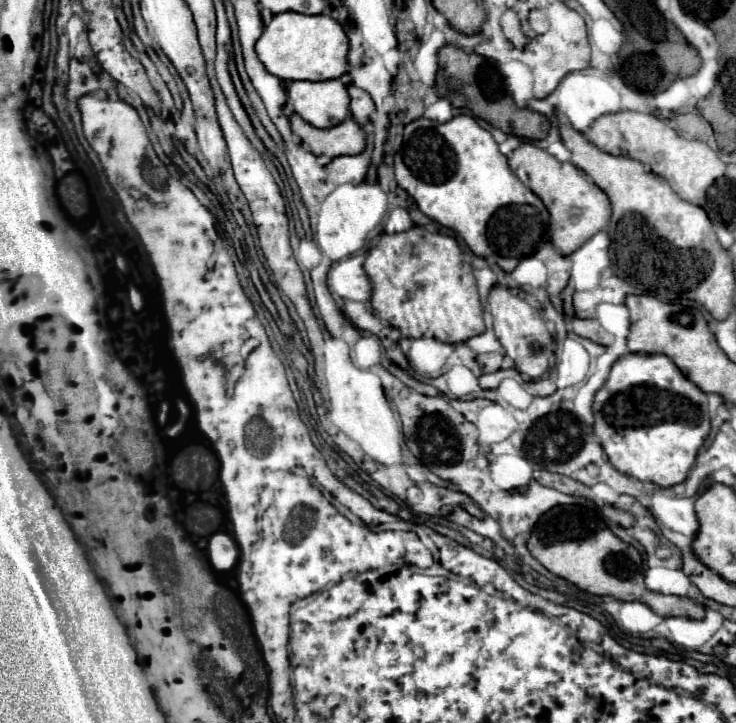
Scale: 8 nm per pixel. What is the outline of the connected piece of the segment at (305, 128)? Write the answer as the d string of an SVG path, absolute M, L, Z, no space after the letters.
M290 116L292 132L316 154L316 156L344 156L344 154L360 154L366 146L366 136L362 128L352 120L346 118L340 126L320 130L312 124L304 122L300 116Z

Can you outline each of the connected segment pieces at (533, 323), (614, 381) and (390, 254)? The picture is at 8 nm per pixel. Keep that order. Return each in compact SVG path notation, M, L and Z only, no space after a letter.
M494 286L490 290L486 310L492 316L492 328L500 344L504 346L506 354L514 360L514 366L518 372L524 376L536 380L548 370L548 358L550 358L550 346L552 346L552 336L546 330L544 320L536 314L536 310L526 304L522 298L512 294L506 286Z
M626 354L620 356L604 382L604 386L594 396L594 434L608 454L614 468L622 474L634 476L642 482L652 482L662 488L670 488L686 480L698 448L710 434L710 410L708 394L692 384L678 366L664 354Z
M414 226L406 232L398 234L382 234L376 248L372 248L366 256L364 270L372 284L370 306L374 314L386 320L390 326L398 328L406 338L436 338L446 344L466 342L472 336L478 336L486 330L484 310L476 290L474 270L464 260L464 254L456 242L456 238L446 234L432 234L422 226Z

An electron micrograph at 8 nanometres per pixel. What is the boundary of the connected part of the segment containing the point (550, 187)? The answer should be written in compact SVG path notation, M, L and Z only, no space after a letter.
M524 142L520 144L512 156L508 156L508 164L512 168L512 172L524 180L524 184L544 202L544 206L550 212L550 236L552 236L552 244L562 252L562 254L572 254L576 248L580 248L588 238L592 238L596 232L600 232L608 220L610 220L610 202L608 196L592 182L588 182L588 178L570 162L558 162L552 154L548 154L546 150L538 148L536 144Z

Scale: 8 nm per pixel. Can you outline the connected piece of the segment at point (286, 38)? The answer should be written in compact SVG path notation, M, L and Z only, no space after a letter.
M296 12L276 14L256 42L256 54L266 70L280 80L332 80L346 72L348 38L330 16L304 16Z

